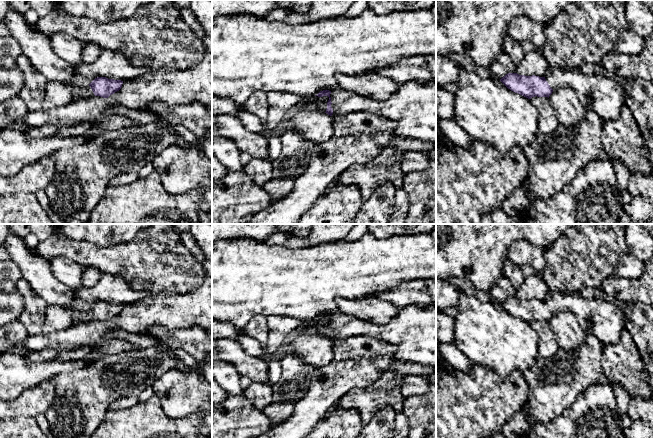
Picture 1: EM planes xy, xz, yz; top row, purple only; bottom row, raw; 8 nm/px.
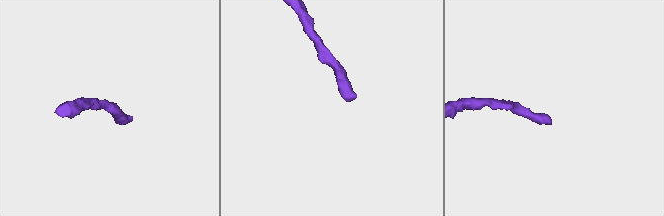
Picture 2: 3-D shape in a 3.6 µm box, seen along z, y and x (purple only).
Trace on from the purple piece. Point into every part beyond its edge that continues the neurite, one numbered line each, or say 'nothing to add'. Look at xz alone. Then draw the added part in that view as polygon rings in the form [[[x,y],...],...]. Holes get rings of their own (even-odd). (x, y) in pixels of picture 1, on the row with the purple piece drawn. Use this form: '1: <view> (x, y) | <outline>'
nothing to add

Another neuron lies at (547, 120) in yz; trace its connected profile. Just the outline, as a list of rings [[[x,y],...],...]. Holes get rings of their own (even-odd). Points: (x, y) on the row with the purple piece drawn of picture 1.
[[[535,96],[530,101],[539,111],[538,132],[545,135],[553,132],[559,126],[559,122],[549,98]]]

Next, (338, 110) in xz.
[[[436,79],[426,83],[409,81],[398,83],[398,89],[387,100],[375,100],[355,92],[337,88],[330,94],[332,116],[344,116],[348,112],[367,112],[380,115],[396,123],[397,136],[413,138],[436,145]]]

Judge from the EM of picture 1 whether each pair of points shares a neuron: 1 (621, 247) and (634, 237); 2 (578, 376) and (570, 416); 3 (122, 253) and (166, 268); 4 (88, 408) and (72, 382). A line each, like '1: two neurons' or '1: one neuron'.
1: two neurons
2: two neurons
3: one neuron
4: one neuron

